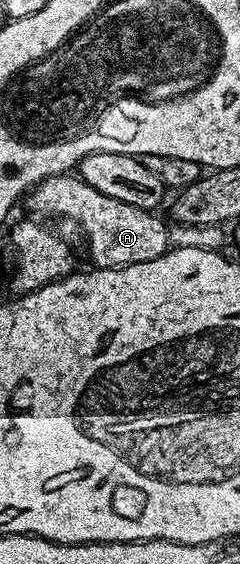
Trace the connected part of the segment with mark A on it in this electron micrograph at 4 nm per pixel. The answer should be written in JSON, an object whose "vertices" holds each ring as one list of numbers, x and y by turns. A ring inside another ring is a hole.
{"vertices":[[72,173,50,176,40,181,25,196,24,203,27,203,33,216,42,219,60,217,80,224,92,261,90,263,97,269,119,269,134,263,150,262,168,252,171,246,169,226,158,217,159,214,102,195]]}

